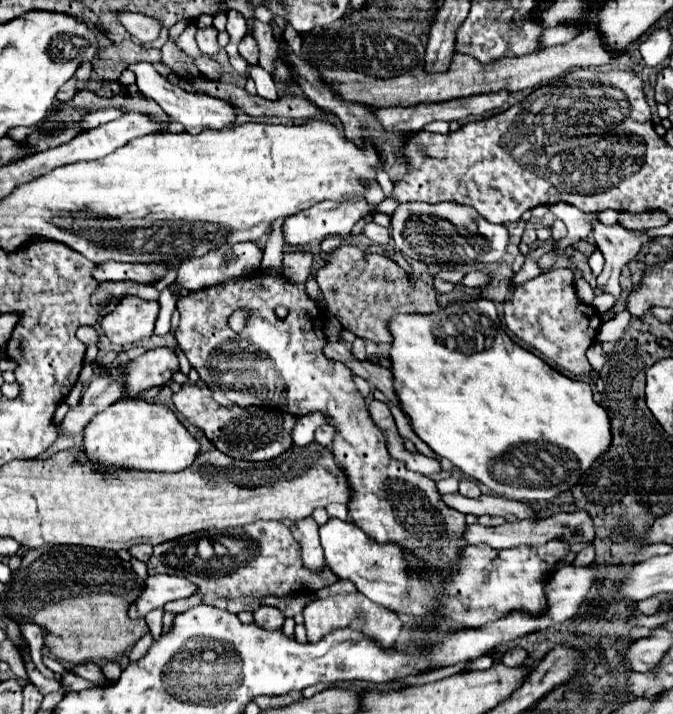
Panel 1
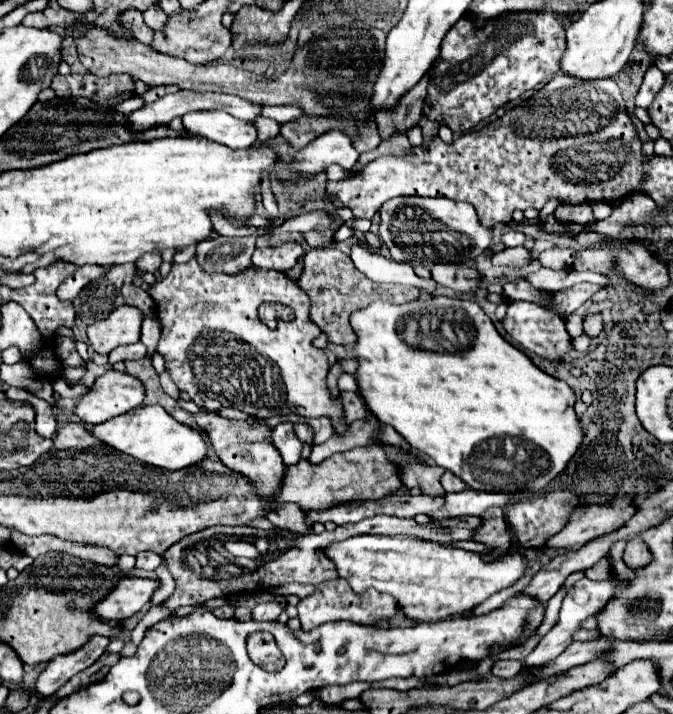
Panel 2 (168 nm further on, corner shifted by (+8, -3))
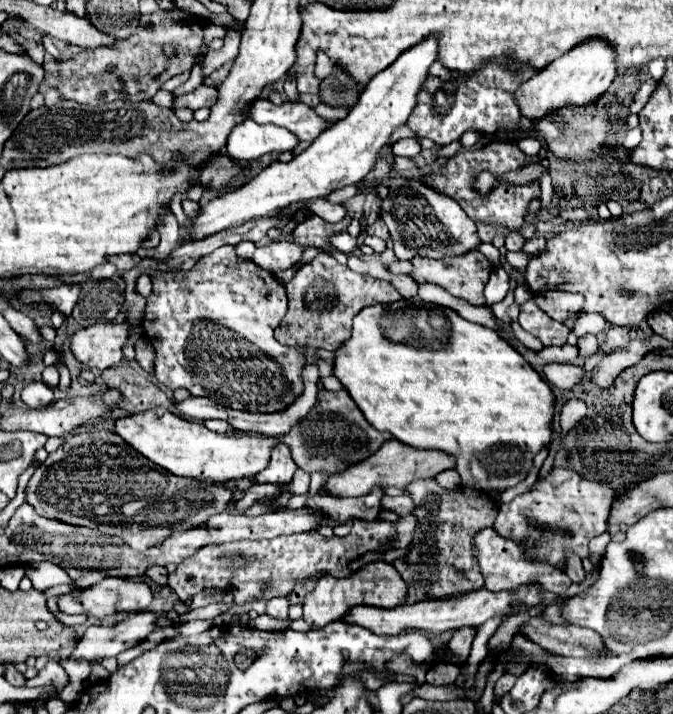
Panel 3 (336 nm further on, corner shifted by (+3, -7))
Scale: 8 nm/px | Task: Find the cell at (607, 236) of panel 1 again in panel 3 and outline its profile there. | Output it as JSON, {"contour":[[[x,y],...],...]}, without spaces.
{"contour":[[[545,291],[533,295],[533,301],[543,307],[543,311],[555,319],[555,321],[567,321],[571,317],[577,317],[583,307],[583,297],[577,293],[567,293],[567,291]]]}

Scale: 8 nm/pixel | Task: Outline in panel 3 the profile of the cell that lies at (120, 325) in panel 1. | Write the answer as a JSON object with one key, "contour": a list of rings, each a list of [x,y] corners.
{"contour":[[[129,321],[97,323],[73,333],[71,351],[83,365],[105,371],[123,359],[123,345],[127,339]]]}

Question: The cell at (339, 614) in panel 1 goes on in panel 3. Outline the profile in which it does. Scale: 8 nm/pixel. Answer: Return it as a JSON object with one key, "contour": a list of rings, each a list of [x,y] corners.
{"contour":[[[375,561],[361,567],[347,579],[321,579],[317,587],[305,597],[303,603],[303,621],[313,627],[325,627],[331,621],[343,619],[353,605],[377,605],[377,607],[397,607],[403,605],[407,599],[407,583],[401,579],[397,569],[389,563]]]}

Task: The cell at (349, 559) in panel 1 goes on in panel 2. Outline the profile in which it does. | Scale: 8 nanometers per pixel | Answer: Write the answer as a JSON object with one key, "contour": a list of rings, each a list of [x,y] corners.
{"contour":[[[358,535],[358,537],[350,537],[346,541],[340,541],[340,543],[332,543],[326,549],[326,555],[328,555],[328,559],[332,559],[336,563],[338,575],[342,579],[346,579],[356,593],[362,593],[368,587],[374,587],[380,593],[394,595],[402,613],[416,621],[440,621],[450,615],[470,613],[478,603],[482,603],[484,599],[488,599],[494,593],[498,593],[500,589],[510,587],[514,581],[518,581],[526,571],[526,559],[520,553],[504,555],[496,561],[486,563],[484,559],[480,559],[478,553],[462,551],[462,549],[454,549],[454,547],[442,547],[438,543],[412,539],[406,535],[396,535],[396,537]]]}

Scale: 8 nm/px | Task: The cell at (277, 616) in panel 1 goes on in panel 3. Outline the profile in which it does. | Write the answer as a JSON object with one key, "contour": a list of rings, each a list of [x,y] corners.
{"contour":[[[279,597],[279,599],[269,599],[267,601],[267,607],[265,607],[265,613],[275,617],[275,619],[287,619],[287,609],[289,609],[289,601],[285,597]]]}

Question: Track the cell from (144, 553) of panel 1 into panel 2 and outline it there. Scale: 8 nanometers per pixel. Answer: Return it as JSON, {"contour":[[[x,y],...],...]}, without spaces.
{"contour":[[[144,551],[144,553],[138,553],[138,555],[136,555],[136,567],[138,567],[138,569],[154,571],[160,563],[162,563],[162,557],[160,557],[160,555],[156,555],[156,553]]]}

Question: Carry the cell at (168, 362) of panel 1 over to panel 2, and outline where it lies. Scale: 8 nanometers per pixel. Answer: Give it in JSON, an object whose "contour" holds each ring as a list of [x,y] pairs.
{"contour":[[[108,369],[96,377],[92,389],[80,397],[74,415],[86,425],[98,425],[110,417],[122,415],[144,401],[144,387],[128,373]]]}

